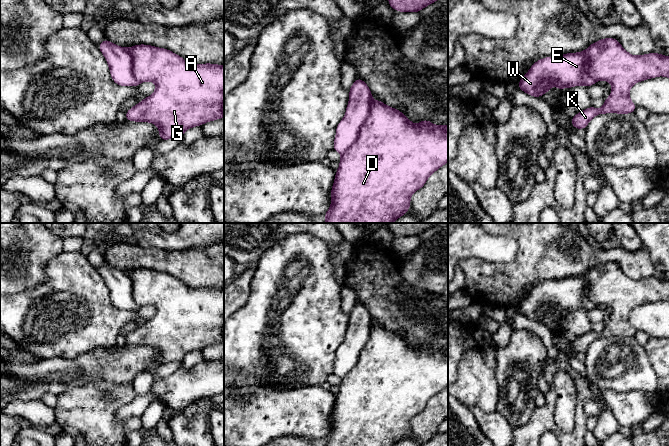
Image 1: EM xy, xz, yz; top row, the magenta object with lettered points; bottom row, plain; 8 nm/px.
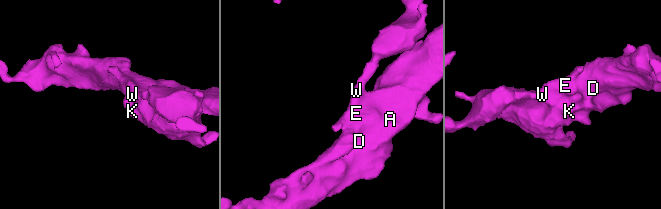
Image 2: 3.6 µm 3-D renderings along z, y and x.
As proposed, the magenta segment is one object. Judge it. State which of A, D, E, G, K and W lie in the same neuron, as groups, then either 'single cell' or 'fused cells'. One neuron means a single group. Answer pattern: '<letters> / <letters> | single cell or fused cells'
A D G K / E W | fused cells

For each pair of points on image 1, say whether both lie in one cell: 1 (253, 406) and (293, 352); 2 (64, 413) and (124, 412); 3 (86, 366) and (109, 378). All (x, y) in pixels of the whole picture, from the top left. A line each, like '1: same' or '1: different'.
1: different
2: different
3: same

